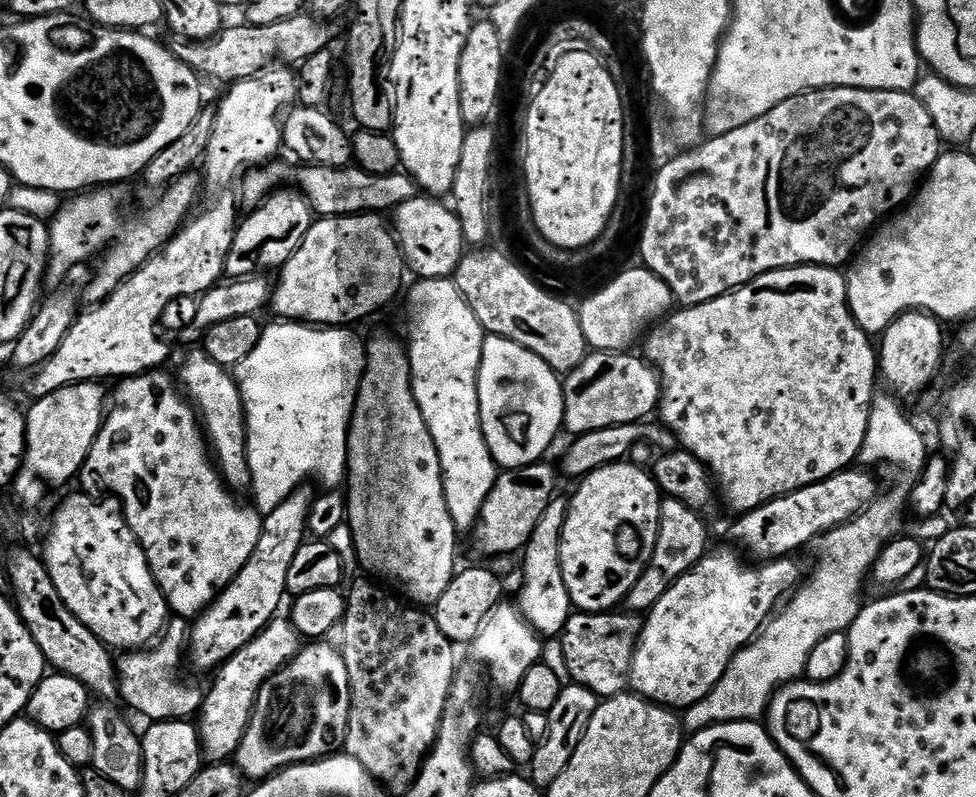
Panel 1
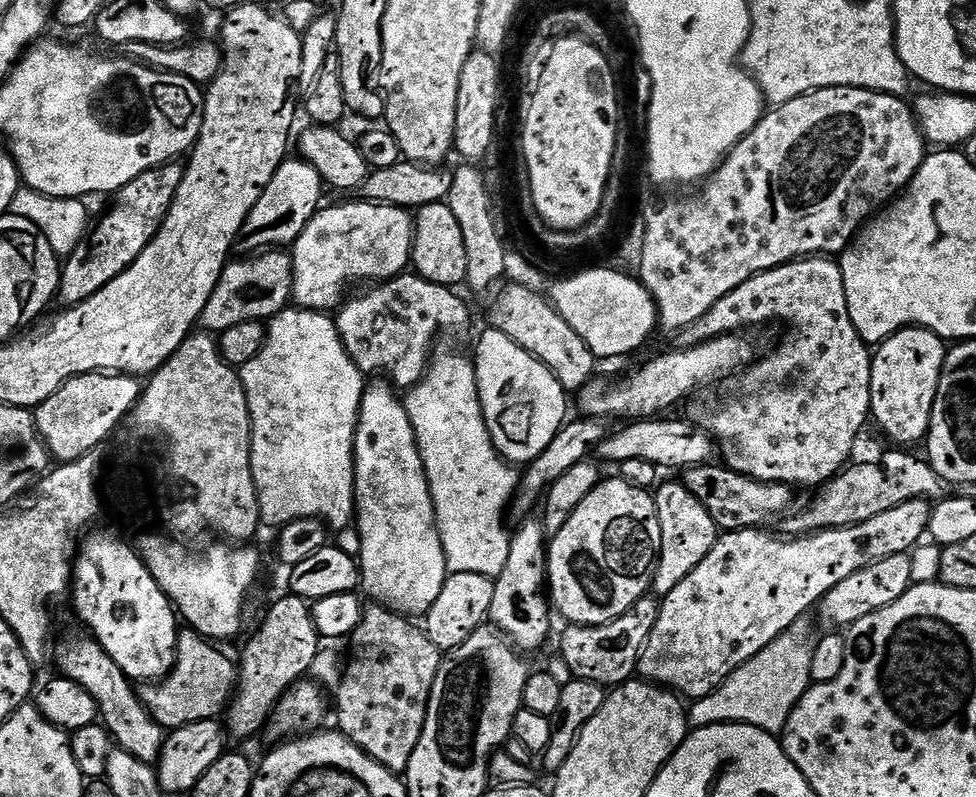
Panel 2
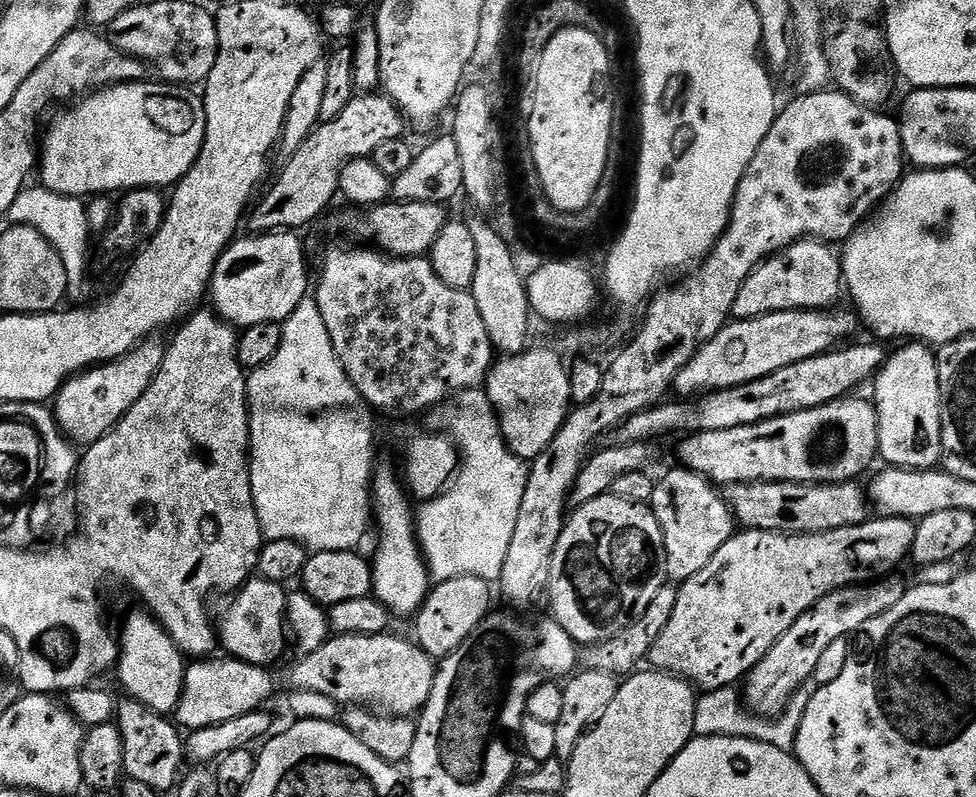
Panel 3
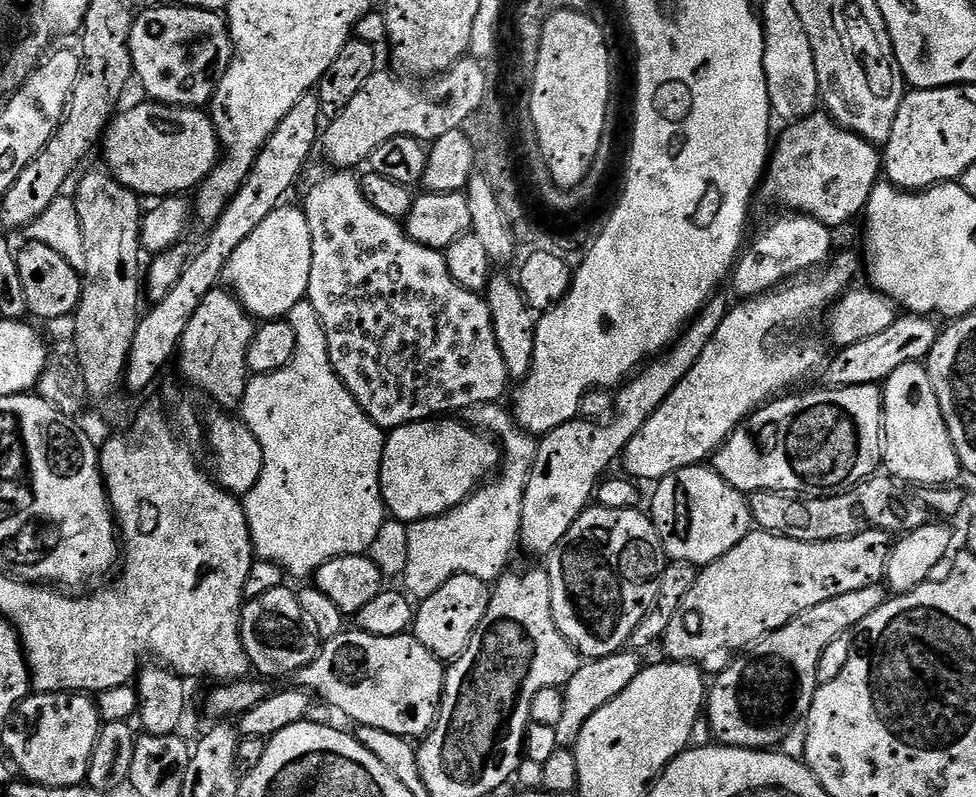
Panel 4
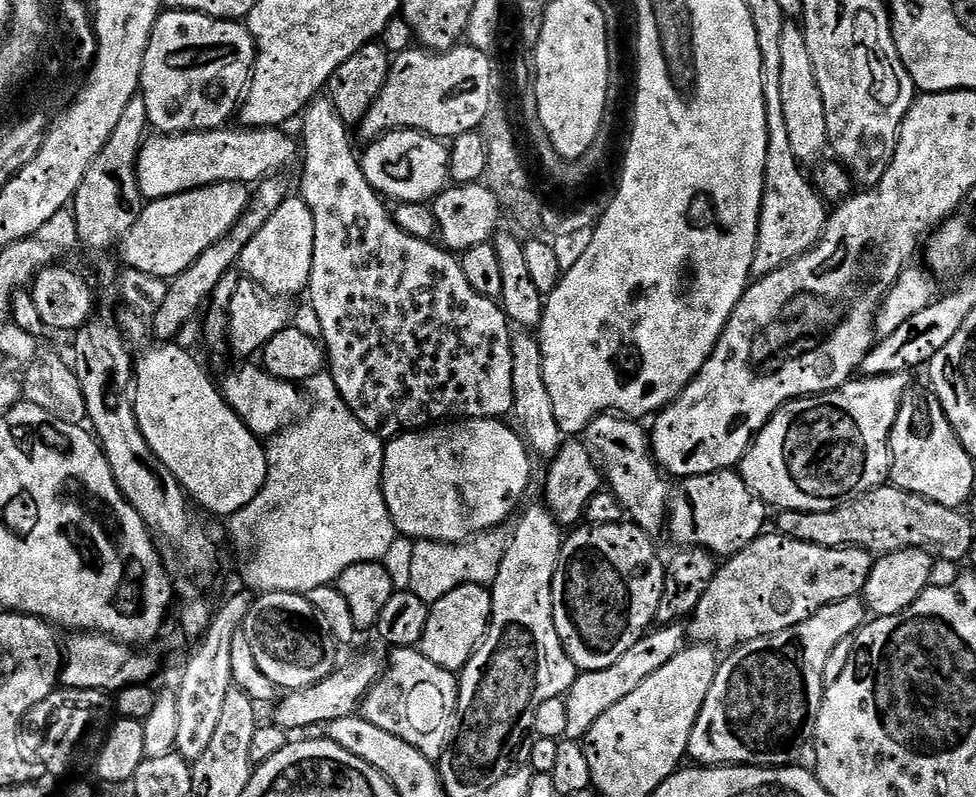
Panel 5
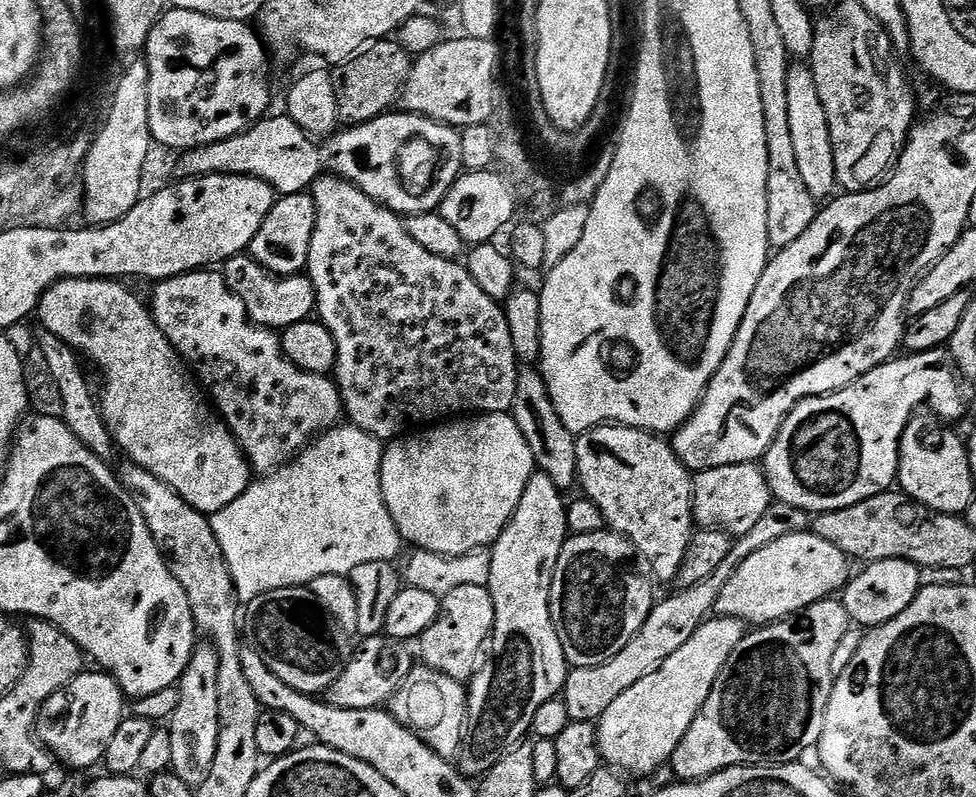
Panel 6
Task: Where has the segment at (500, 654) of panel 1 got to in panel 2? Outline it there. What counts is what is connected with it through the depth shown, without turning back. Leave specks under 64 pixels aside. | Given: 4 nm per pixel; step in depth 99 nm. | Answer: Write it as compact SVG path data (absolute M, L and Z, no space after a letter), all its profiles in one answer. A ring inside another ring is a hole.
M528 518L523 521L520 529L511 533L510 558L506 558L506 567L500 576L494 580L494 602L490 602L488 611L491 623L517 649L540 648L548 640L548 635L552 632L552 620L548 617L550 613L550 596L545 591L548 582L548 554L546 551L546 533L544 525L539 519Z

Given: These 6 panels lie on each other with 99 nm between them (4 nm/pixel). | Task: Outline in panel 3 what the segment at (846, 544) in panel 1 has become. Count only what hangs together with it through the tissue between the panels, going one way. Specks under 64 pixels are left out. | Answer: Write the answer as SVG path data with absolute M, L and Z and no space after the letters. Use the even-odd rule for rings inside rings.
M735 687L719 688L713 692L704 692L696 702L694 733L696 736L737 736L738 738L750 738L758 742L766 742L770 746L792 750L796 747L798 726L802 726L802 718L806 714L806 706L810 702L811 697L811 691L801 690L796 692L790 698L788 707L779 716L765 718L757 716L755 712L742 710L742 696Z

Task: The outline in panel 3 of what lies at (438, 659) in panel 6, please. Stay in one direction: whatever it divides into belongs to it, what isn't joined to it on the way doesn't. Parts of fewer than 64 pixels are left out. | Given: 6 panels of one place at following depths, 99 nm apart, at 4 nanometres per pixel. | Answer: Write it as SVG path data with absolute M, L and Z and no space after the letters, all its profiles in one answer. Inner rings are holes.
M473 576L441 580L429 591L424 599L424 605L414 617L416 623L415 643L426 655L433 658L443 658L458 650L476 627L490 614L494 588L489 581Z

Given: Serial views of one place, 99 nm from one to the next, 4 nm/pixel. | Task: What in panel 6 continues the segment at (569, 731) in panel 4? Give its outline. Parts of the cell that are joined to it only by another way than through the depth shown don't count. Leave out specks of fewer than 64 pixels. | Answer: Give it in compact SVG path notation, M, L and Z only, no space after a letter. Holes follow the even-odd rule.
M772 503L766 514L762 514L758 526L754 526L754 530L750 530L733 543L726 562L722 562L722 566L718 566L718 570L714 570L710 578L702 578L702 582L690 588L676 590L673 596L668 596L665 600L657 599L653 603L646 622L642 622L642 630L638 630L638 634L634 634L634 638L626 642L622 654L614 654L614 658L610 658L610 662L602 662L602 666L582 666L569 671L562 699L566 702L566 710L570 710L572 721L598 722L611 704L621 694L626 694L630 686L634 686L634 682L642 682L646 674L654 674L654 670L662 667L666 658L670 658L670 654L675 654L680 647L686 646L686 642L690 642L690 638L694 638L694 630L698 630L698 626L702 626L704 621L713 615L718 594L722 594L726 582L734 578L734 572L740 564L746 562L756 550L770 546L770 542L778 542L778 538L786 538L786 534L809 531L809 528L809 513L798 506Z

